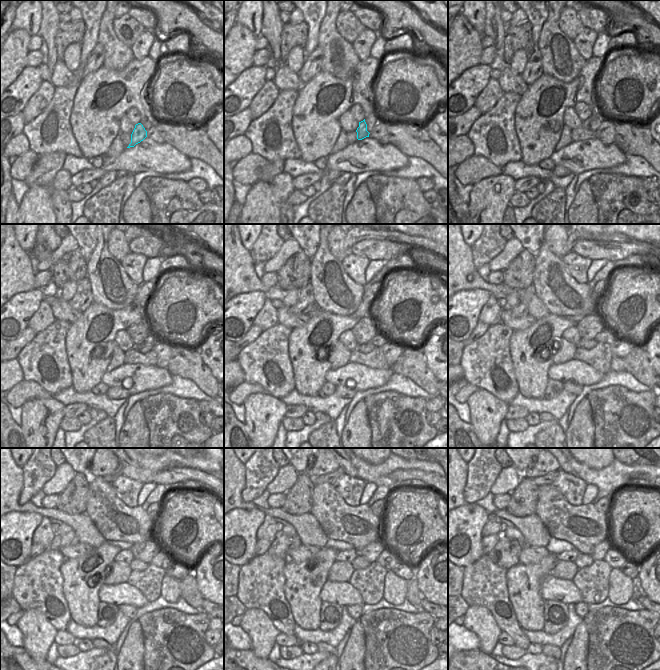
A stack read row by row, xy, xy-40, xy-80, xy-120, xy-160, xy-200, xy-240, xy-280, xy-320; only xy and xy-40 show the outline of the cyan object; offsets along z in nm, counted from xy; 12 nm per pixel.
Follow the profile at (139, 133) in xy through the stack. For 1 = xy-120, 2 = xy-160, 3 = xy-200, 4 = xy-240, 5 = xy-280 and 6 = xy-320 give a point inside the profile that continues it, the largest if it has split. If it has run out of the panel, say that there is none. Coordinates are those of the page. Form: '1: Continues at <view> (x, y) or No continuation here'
1: Continues at xy-120 (150, 339)
2: Continues at xy-160 (379, 340)
3: Continues at xy-200 (605, 336)
4: Continues at xy-240 (161, 560)
5: Continues at xy-280 (387, 559)
6: Continues at xy-320 (613, 557)

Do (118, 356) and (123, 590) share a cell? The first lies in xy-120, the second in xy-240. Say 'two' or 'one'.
two

